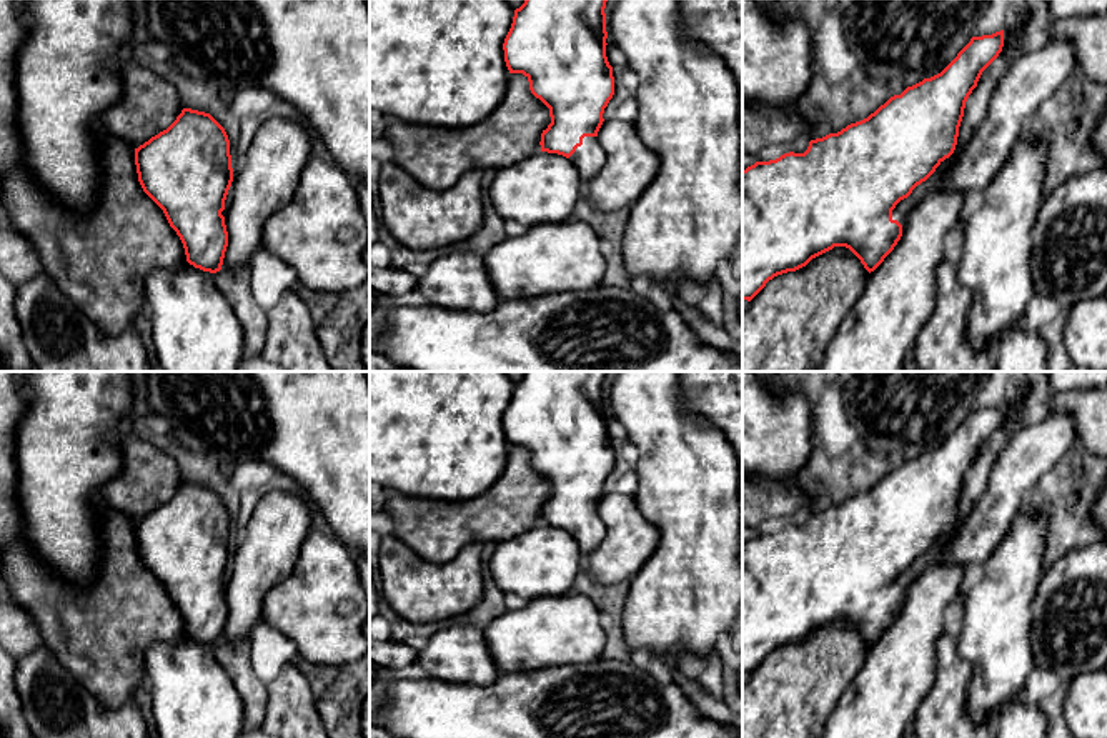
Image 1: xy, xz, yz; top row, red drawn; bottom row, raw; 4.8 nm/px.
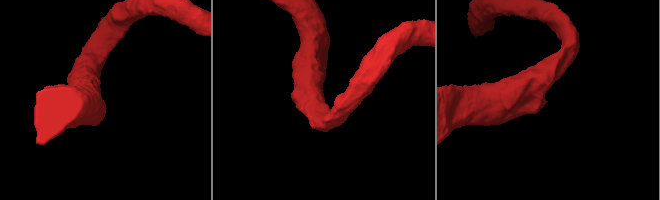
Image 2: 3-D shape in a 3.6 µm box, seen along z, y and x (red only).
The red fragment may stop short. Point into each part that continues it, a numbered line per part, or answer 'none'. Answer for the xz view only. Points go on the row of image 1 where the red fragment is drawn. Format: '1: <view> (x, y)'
1: xz (590, 157)

